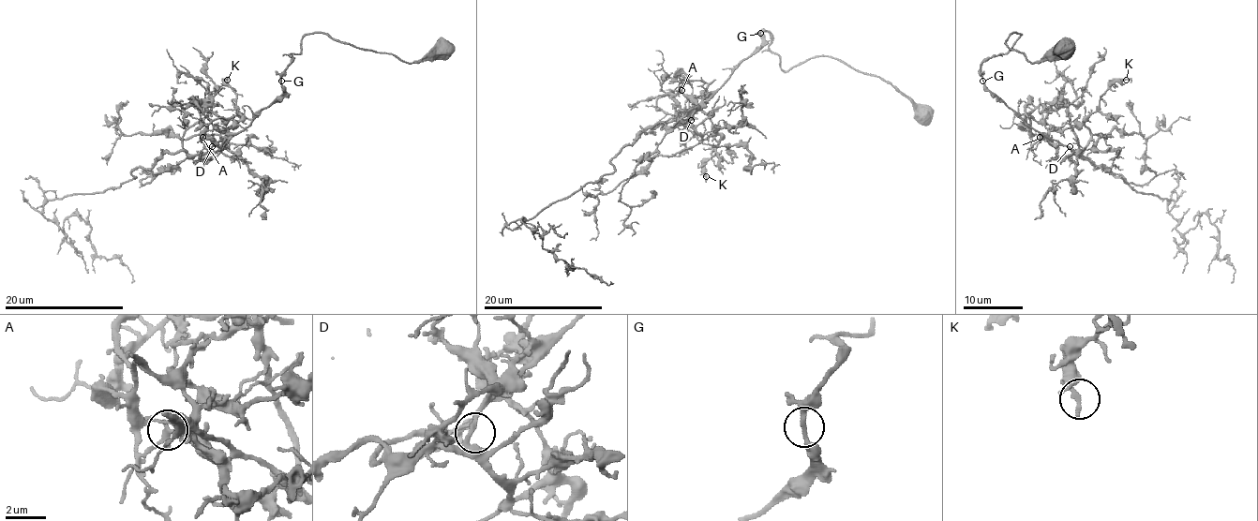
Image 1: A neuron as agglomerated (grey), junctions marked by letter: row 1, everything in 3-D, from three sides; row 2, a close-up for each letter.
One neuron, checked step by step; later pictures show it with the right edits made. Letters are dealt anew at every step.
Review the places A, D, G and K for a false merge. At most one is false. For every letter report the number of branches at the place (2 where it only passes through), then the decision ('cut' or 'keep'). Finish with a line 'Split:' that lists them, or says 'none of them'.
A: 2 | cut
D: 2 | keep
G: 2 | keep
K: 2 | keep
Split: A

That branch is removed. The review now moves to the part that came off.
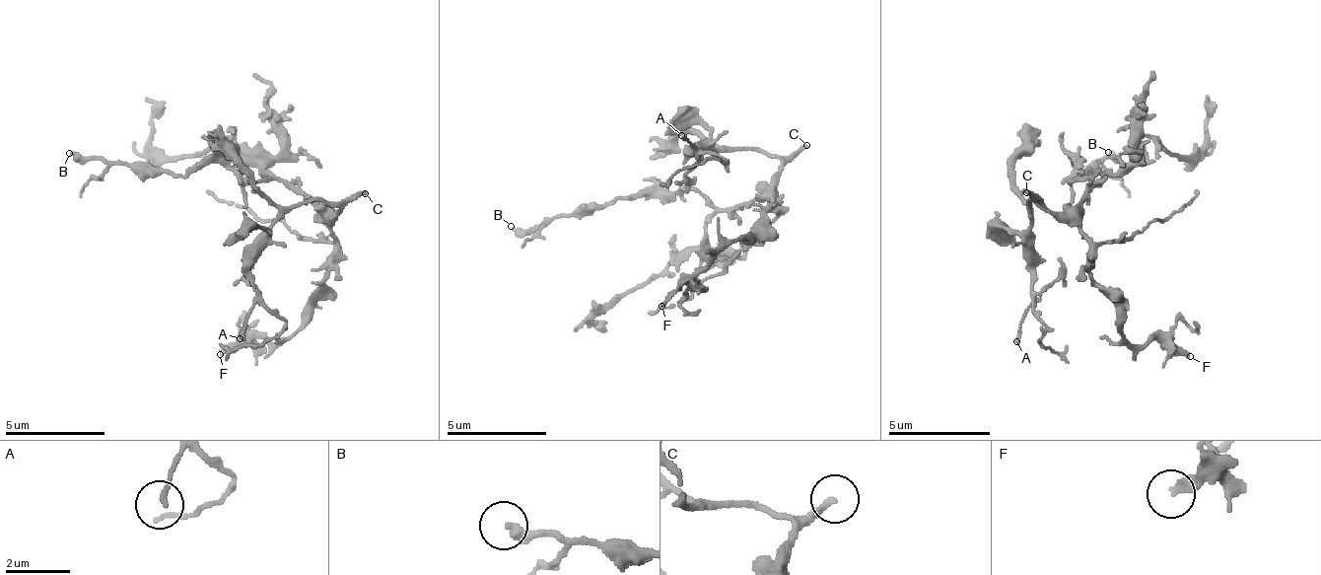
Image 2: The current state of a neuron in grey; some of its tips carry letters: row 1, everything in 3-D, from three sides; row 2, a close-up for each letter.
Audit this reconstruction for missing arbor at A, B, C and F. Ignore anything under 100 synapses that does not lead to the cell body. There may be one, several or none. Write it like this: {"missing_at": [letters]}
{"missing_at": ["C"]}

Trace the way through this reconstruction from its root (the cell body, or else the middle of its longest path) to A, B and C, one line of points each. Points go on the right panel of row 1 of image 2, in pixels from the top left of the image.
A: (1068, 213), (1047, 213), (1031, 197), (1031, 305), (1021, 321), (1021, 335), (1016, 341)
B: (1068, 213), (1092, 187), (1087, 178), (1073, 182), (1073, 162), (1087, 173), (1103, 157), (1113, 157), (1108, 152)
C: (1068, 213), (1052, 213), (1026, 192)

